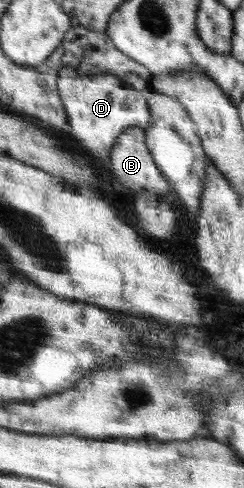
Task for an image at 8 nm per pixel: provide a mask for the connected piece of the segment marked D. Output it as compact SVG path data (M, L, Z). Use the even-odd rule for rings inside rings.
M62 67L58 80L59 96L62 98L67 120L70 122L69 134L76 146L90 158L106 160L111 158L112 147L127 128L140 127L149 130L152 112L147 104L146 94L132 88L120 77L111 74L84 75L72 67Z

